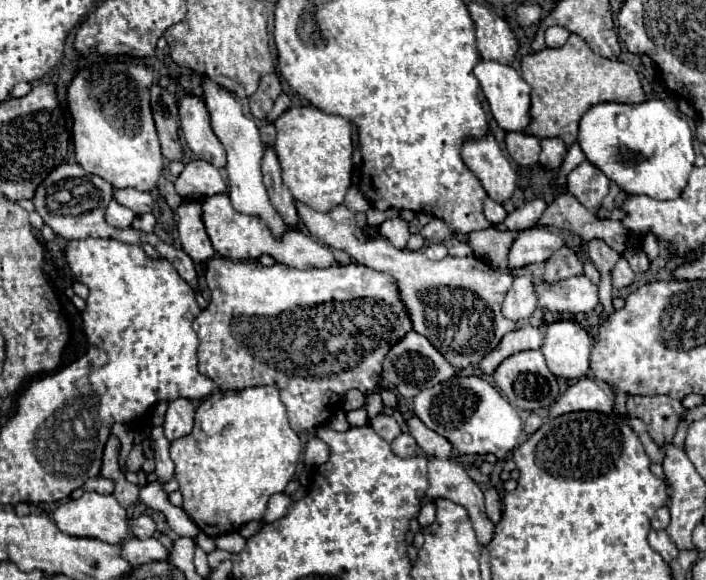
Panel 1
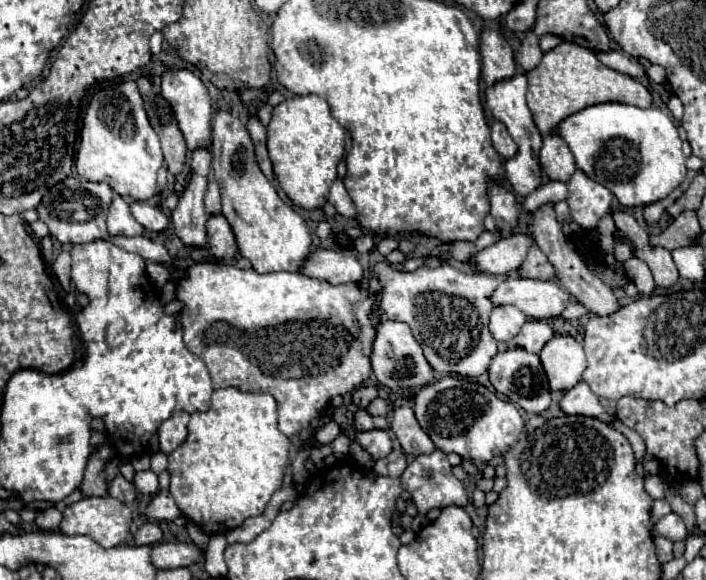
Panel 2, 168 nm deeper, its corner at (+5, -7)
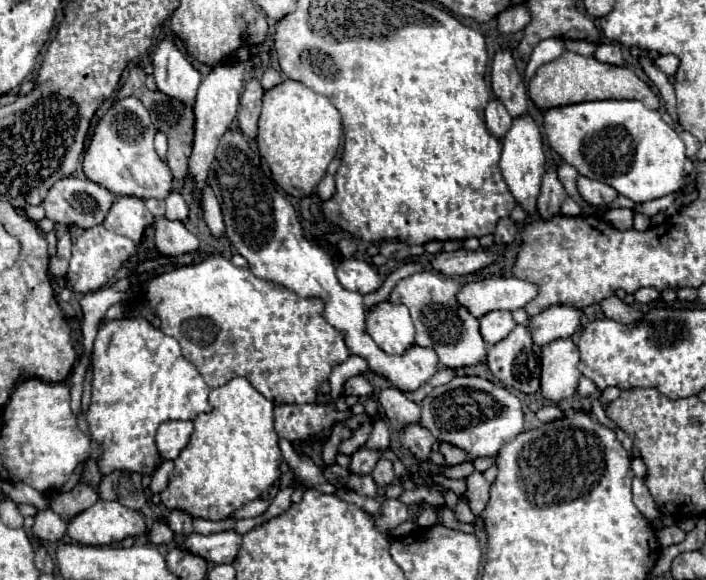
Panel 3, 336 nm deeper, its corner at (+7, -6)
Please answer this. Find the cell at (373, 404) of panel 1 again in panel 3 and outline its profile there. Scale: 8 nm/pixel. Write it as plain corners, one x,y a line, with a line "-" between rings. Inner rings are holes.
352,376
344,382
344,394
346,396
370,396
372,394
372,386
364,376

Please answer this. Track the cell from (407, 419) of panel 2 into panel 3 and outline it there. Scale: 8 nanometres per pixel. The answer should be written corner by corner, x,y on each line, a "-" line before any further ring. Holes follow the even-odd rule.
384,388
384,390
380,390
378,402
380,402
384,414
388,416
390,424
396,430
402,430
406,424
418,422
418,418
420,418
420,406
416,402
412,402
410,398
406,398
396,388

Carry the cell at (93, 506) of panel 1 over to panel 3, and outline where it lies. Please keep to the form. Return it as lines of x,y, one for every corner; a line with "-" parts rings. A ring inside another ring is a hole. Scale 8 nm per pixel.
98,500
68,522
68,536
80,544
92,546
122,542
126,536
136,538
146,534
146,530
146,522
140,512
106,500

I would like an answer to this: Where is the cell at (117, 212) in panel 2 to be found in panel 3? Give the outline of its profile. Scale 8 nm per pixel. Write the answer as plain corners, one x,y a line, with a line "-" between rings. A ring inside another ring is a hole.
132,196
116,198
104,220
104,228
122,234
136,244
142,240
144,230
152,224
154,224
154,216
148,212
148,208
140,198
132,198

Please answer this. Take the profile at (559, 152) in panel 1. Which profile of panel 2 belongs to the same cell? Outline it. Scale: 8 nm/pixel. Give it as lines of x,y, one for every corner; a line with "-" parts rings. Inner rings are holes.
550,135
544,137
542,149
540,149
540,165
542,171
552,179
552,181
568,181
572,173
576,171
574,155
570,153
568,145
560,135

